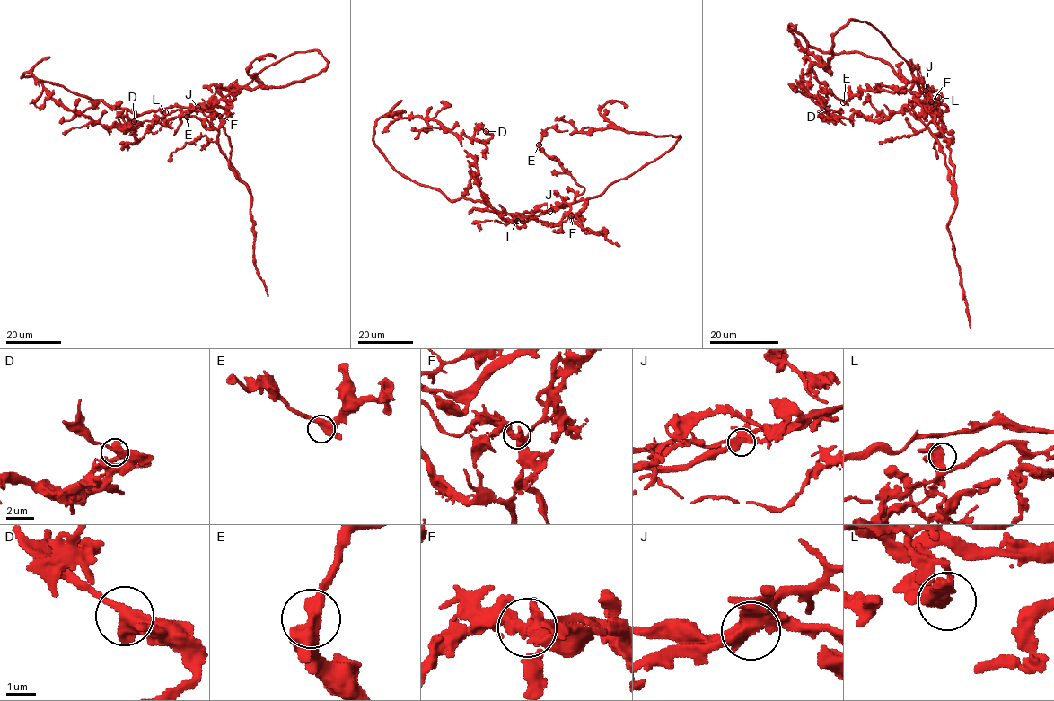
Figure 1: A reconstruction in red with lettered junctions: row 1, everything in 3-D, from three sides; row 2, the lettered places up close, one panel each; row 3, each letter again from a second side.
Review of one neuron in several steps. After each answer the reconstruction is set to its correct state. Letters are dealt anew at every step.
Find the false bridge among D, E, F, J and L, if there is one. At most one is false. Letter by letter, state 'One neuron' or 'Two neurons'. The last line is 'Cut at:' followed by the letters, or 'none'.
D: One neuron
E: One neuron
F: One neuron
J: Two neurons
L: One neuron
Cut at: J

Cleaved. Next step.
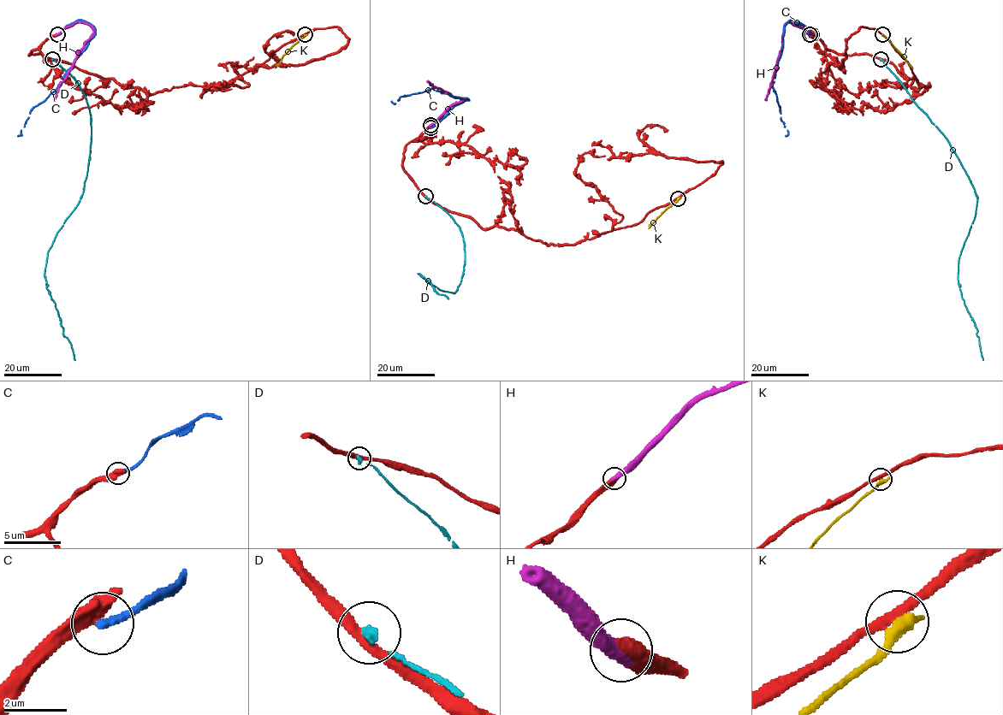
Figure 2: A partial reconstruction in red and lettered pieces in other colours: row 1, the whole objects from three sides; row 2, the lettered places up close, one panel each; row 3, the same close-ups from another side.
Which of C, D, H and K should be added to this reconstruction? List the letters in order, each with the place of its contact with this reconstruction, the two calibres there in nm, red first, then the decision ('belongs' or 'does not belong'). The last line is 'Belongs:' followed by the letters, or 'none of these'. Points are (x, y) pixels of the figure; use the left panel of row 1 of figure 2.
C: (56, 34) | 700/280 nm | does not belong
D: (52, 59) | 340/300 nm | does not belong
H: (57, 34) | 550/550 nm | belongs
K: (305, 34) | 280/400 nm | does not belong
Belongs: H

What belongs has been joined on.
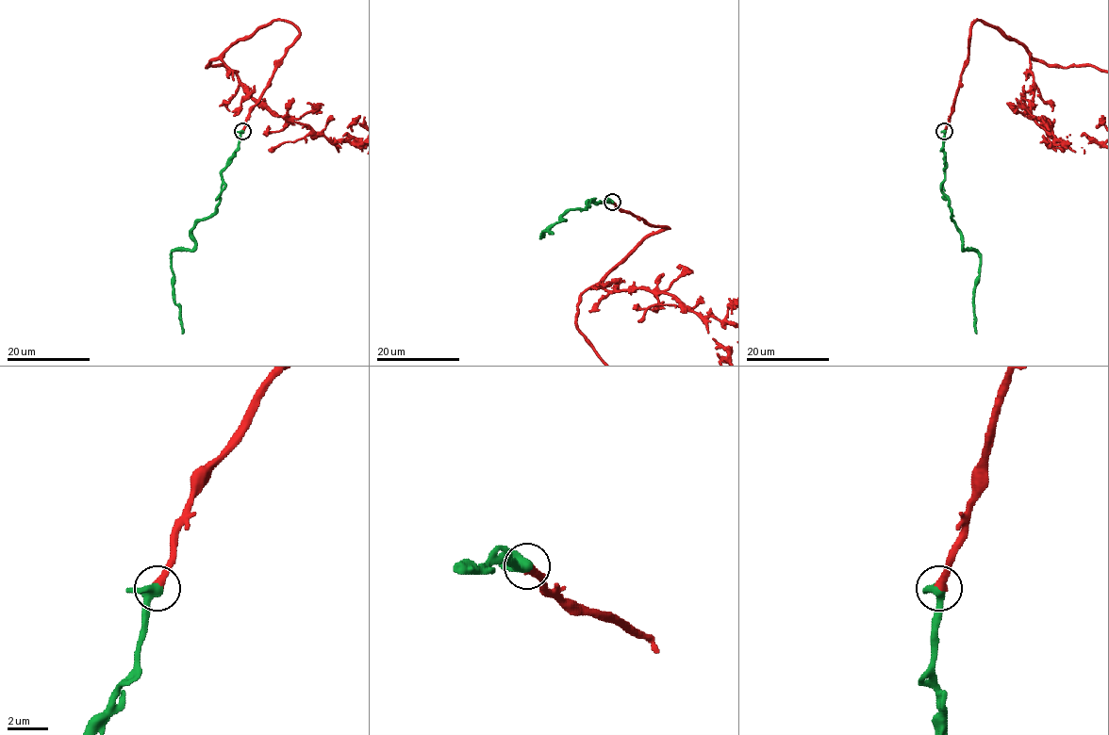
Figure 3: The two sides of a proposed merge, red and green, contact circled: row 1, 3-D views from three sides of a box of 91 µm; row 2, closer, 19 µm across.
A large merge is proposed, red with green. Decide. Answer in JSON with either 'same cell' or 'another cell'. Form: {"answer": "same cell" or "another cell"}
{"answer": "same cell"}

